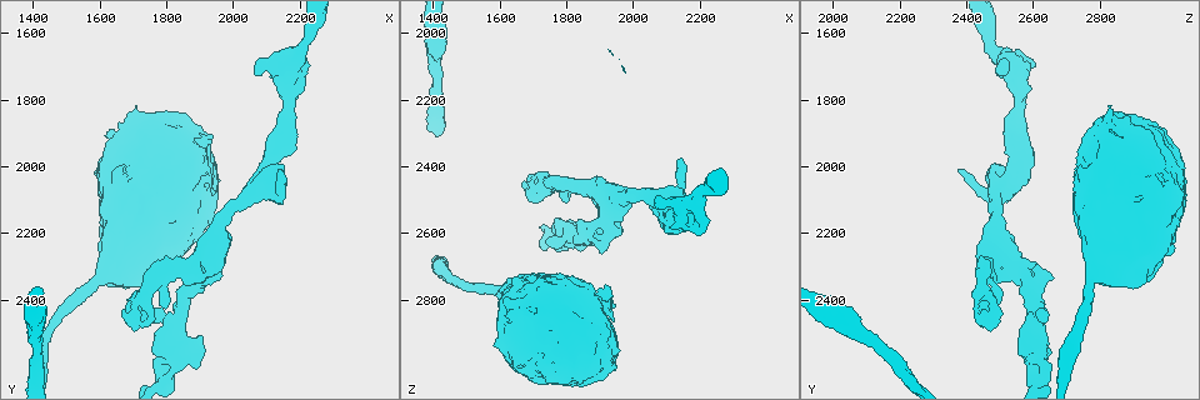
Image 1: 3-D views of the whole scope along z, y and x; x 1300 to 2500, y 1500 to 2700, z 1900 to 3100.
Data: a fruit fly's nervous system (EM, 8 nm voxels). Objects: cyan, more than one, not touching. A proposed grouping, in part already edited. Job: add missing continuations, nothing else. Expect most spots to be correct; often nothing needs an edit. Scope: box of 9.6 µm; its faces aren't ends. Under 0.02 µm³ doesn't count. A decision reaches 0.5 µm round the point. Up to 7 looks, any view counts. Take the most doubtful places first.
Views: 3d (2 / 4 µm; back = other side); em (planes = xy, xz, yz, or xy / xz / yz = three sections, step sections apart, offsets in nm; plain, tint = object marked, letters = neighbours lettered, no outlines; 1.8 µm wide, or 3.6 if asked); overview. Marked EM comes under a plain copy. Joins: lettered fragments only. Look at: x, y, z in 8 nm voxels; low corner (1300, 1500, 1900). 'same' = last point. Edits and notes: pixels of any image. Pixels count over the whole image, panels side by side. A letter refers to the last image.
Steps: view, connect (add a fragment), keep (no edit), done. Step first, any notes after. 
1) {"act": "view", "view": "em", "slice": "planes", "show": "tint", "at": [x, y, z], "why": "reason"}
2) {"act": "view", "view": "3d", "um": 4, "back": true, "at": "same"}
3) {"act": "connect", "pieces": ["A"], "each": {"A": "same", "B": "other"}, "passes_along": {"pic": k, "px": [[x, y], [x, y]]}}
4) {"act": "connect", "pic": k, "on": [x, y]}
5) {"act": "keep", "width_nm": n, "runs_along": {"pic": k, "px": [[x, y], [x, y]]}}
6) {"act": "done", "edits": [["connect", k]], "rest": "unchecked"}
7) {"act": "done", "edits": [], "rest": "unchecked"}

{"act": "view", "view": "3d", "um": 4, "back": true, "at": [1650, 2020, 2730]}

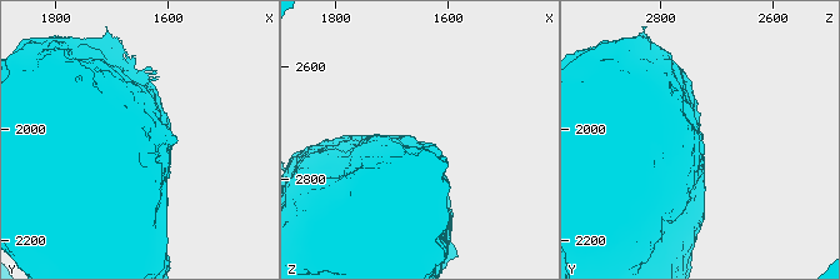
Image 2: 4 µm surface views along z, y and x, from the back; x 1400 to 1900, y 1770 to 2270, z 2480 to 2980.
{"act": "view", "view": "em", "um": 3.6, "slice": "yz", "step": 4, "show": "letters", "at": "same", "why": "shape alone is not enough"}

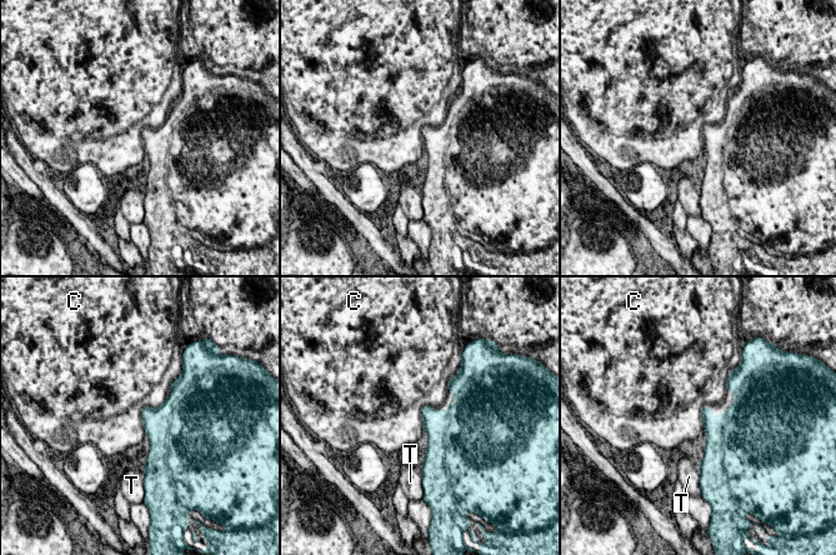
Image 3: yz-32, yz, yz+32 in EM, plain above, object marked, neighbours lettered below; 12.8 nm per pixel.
{"act": "view", "view": "em", "um": 3.6, "slice": "planes", "show": "letters", "at": "same"}

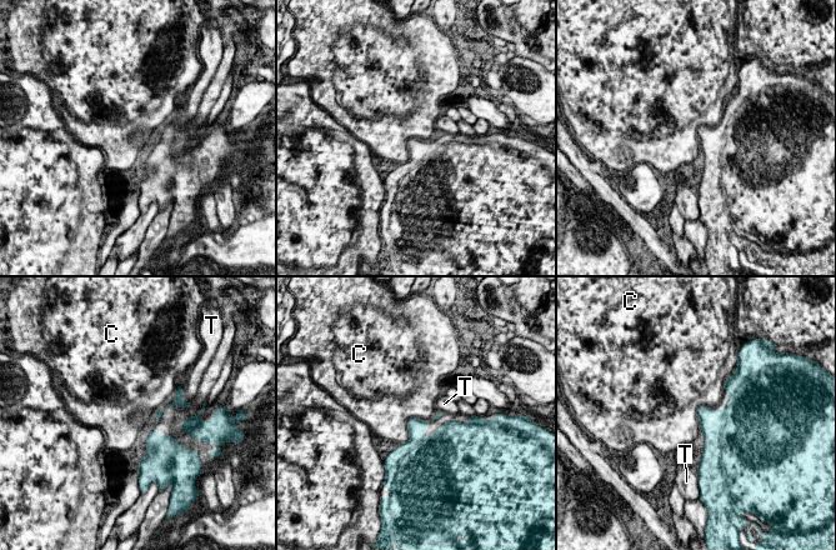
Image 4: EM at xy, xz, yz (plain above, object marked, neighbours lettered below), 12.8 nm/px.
{"act": "keep", "longest_contact_nm": ["C", 380], "each": {"C": "other", "T": "other"}, "runs_along": {"pic": 4, "px": [[171, 404], [160, 414], [160, 420]]}, "found": "none of them fits"}

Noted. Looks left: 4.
{"act": "view", "view": "em", "slice": "planes", "show": "tint", "at": [2200, 1690, 2610], "why": "an open end"}

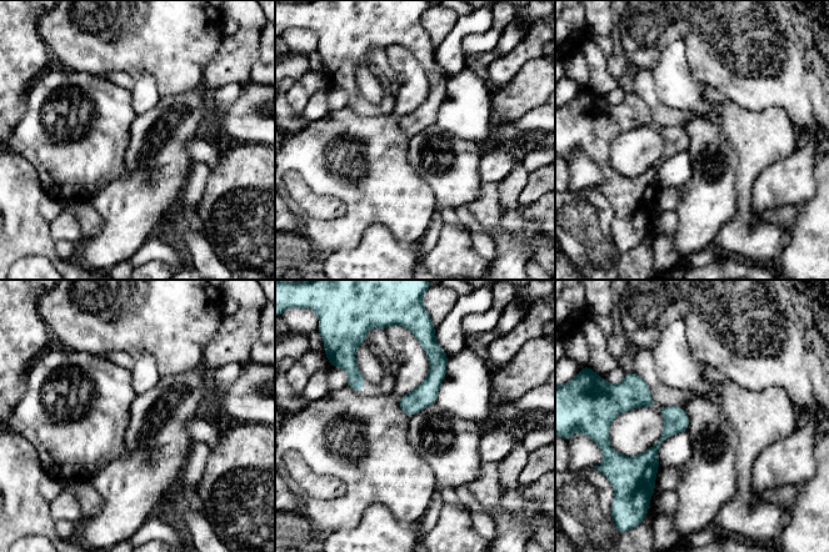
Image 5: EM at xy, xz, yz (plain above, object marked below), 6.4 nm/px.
{"act": "view", "view": "em", "slice": "planes", "show": "letters", "at": "same"}

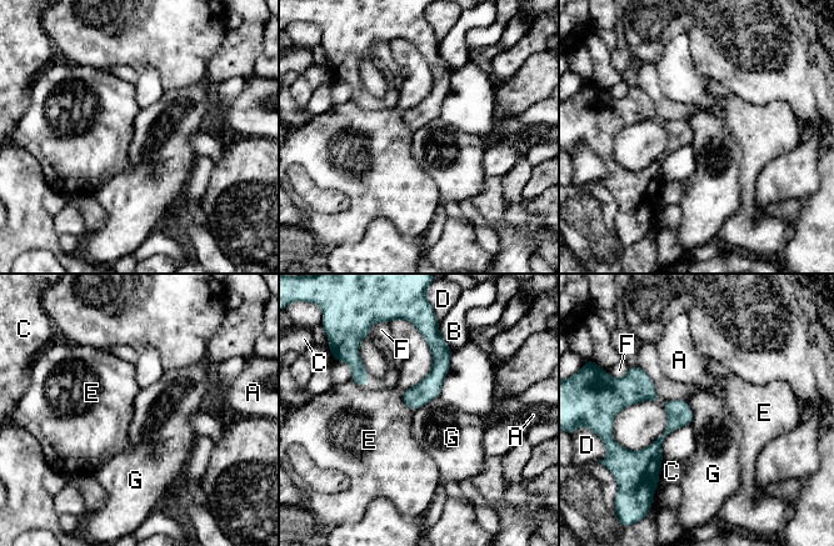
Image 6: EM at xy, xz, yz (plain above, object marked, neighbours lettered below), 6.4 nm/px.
{"act": "keep", "width_nm": 140, "each": {"A": "other", "B": "other", "C": "other", "D": "other", "E": "other", "F": "other", "G": "other"}, "runs_along": {"pic": 6, "px": [[638, 371], [672, 411], [655, 474]]}, "found": "no lettered fragment goes on from it"}

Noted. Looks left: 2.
{"act": "view", "view": "em", "slice": "xy", "step": 8, "show": "letters", "at": [1710, 2440, 2430], "why": "free end"}

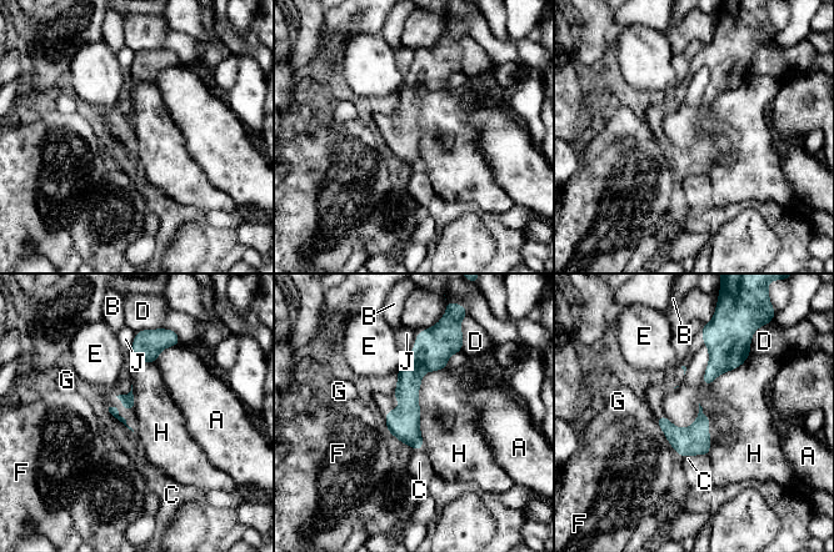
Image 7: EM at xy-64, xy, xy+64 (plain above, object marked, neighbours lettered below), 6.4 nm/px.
{"act": "view", "view": "em", "slice": "planes", "show": "letters", "at": "same", "why": "another direction"}

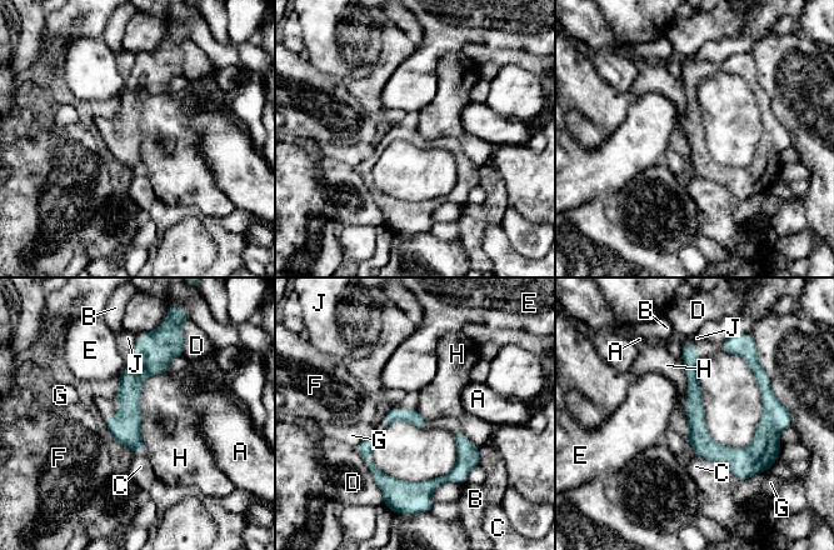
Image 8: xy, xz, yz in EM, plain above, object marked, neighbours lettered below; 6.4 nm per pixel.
{"act": "keep", "longest_contact_nm": ["H", 550], "each": {"A": "other", "B": "other", "C": "other", "D": "other", "E": "other", "F": "other", "G": "other", "H": "other", "J": "other"}, "runs_along": {"pic": 8, "px": [[141, 343], [130, 381], [136, 450]]}, "found": "none of them fits"}

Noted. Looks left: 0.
{"act": "done", "edits": [], "rest": "unchecked"}

